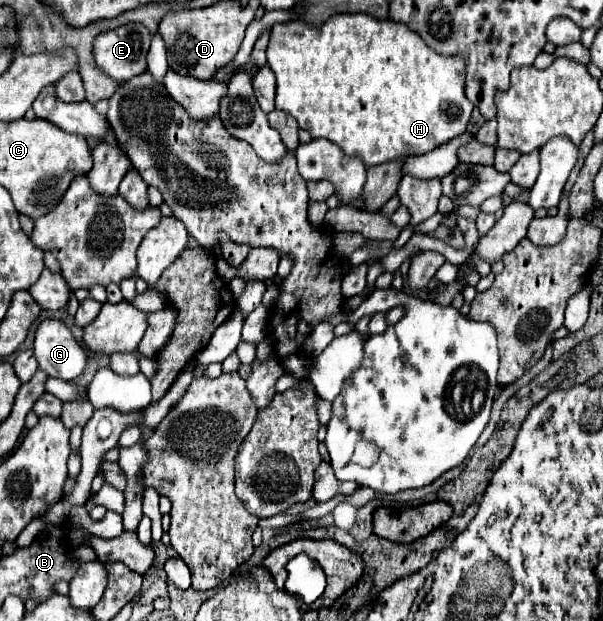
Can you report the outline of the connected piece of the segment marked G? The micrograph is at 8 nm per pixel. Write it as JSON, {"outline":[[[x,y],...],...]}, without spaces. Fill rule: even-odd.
{"outline":[[[45,320],[35,332],[39,368],[59,380],[75,380],[87,368],[87,350],[61,320]]]}

